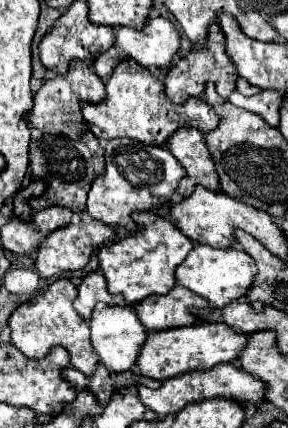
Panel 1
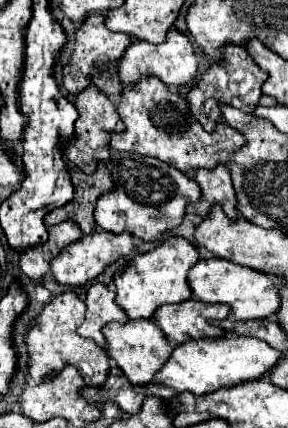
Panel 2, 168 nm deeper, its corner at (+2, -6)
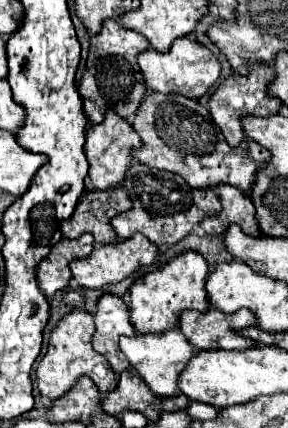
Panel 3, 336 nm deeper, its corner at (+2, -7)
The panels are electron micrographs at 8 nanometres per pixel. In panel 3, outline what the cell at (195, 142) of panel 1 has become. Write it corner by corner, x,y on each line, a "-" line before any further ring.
215,185
211,189
219,195
223,209
217,217
207,217
199,223
205,233
223,235
223,231
231,223
237,223
243,233
259,235
259,229
257,229
257,223
255,223
255,209
253,209
253,203
247,195
243,195
233,185

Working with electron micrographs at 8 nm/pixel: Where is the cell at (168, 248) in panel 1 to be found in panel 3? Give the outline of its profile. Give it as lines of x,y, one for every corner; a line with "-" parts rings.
183,251
163,267
139,277
129,287
129,295
131,295
129,313
137,333
161,333
167,329
175,329
179,321
179,313
183,309
197,309
197,311
209,309
207,291
205,291
207,271
209,267
201,253

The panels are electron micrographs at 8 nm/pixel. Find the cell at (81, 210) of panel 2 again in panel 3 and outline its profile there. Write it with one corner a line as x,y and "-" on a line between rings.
119,187
113,189
89,189
83,191
79,205
71,219
65,219
61,223
63,237
79,237
81,233
89,231
95,237
97,245
107,245
115,241
115,233
111,231
111,225
107,219
111,215
131,209
131,201
127,199
125,191

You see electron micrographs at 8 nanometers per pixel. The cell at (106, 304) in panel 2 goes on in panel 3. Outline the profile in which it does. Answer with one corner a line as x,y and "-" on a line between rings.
103,293
97,301
95,333
91,337
91,343
95,351
99,351
111,363
115,373
129,369
129,365
125,365
125,355
121,355
117,347
121,335
135,335
135,327
129,321
127,305
121,297

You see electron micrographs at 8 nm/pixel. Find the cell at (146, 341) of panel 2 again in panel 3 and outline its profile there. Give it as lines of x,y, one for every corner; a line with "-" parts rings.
177,329
163,331
163,333
137,333
133,337
121,337
119,339
121,353
129,359
131,367
141,375
141,379
147,383
149,391
159,397
171,397
177,395
179,389
175,389
175,379
179,375
179,369
195,355
199,349
193,347

